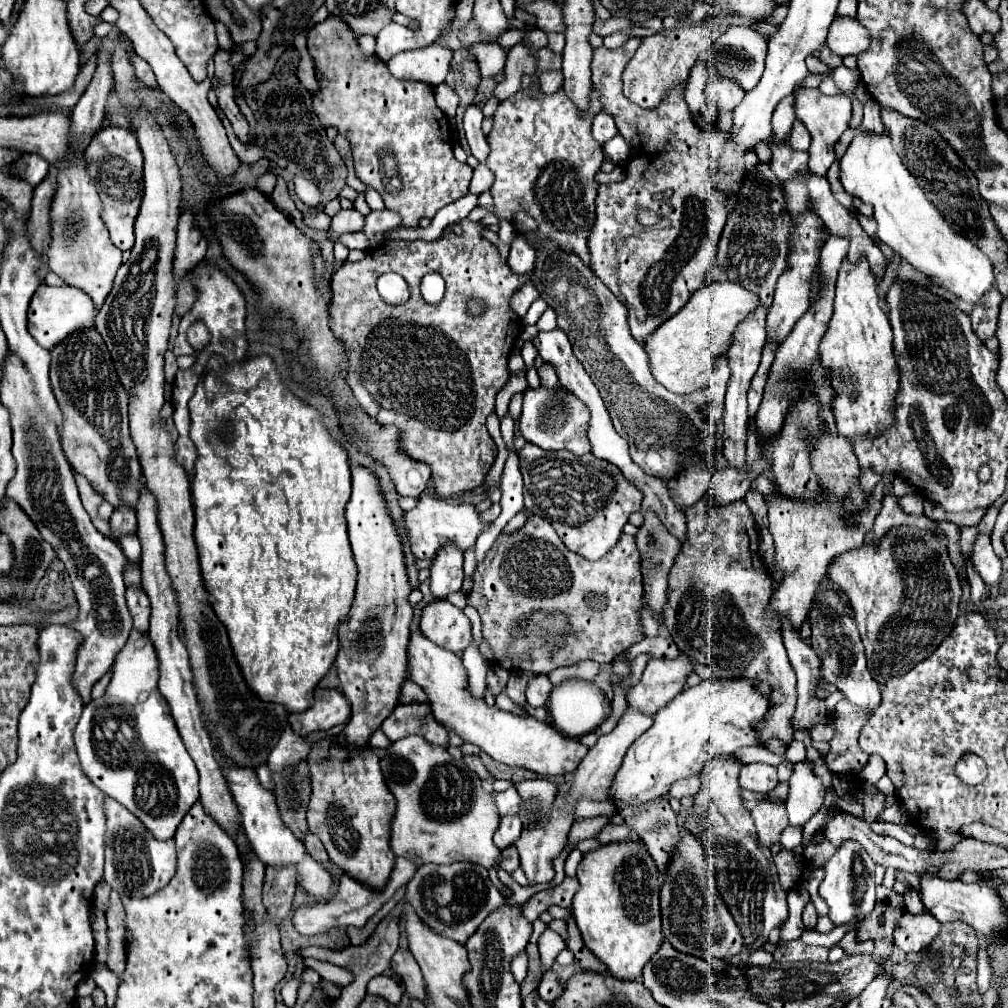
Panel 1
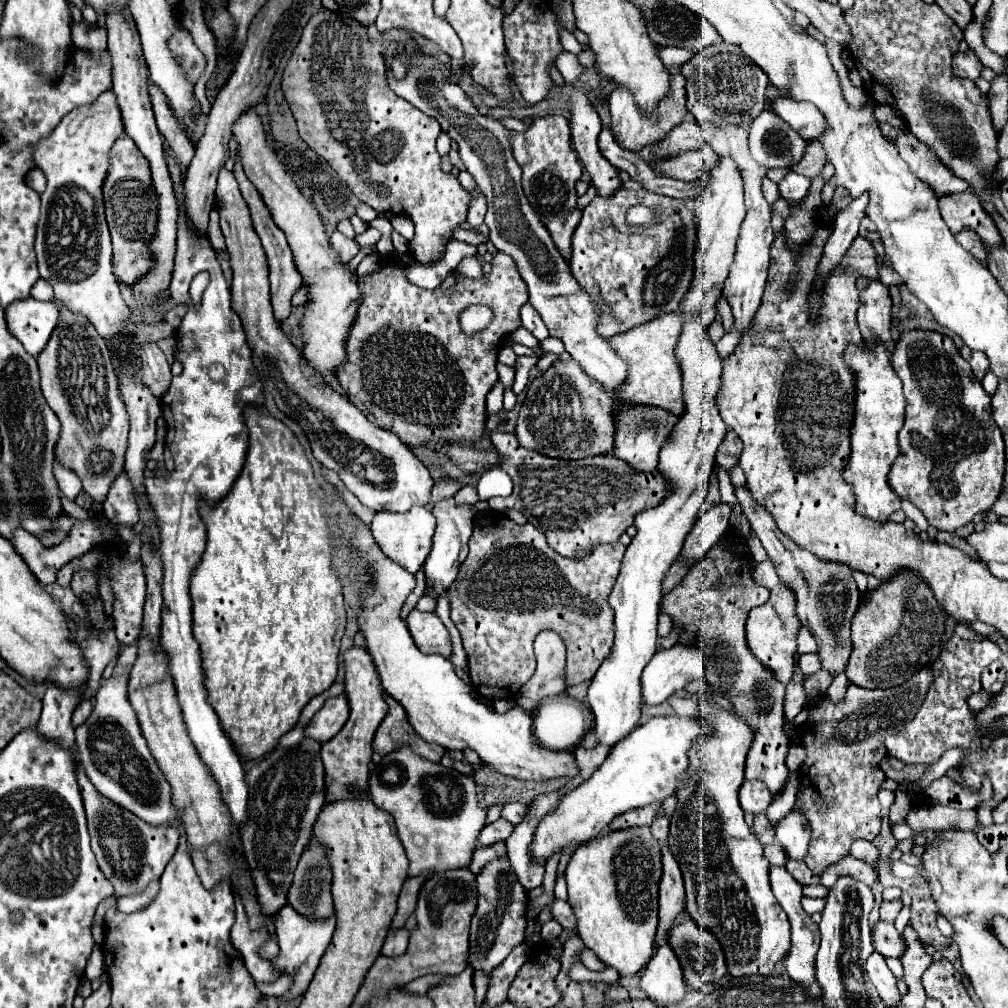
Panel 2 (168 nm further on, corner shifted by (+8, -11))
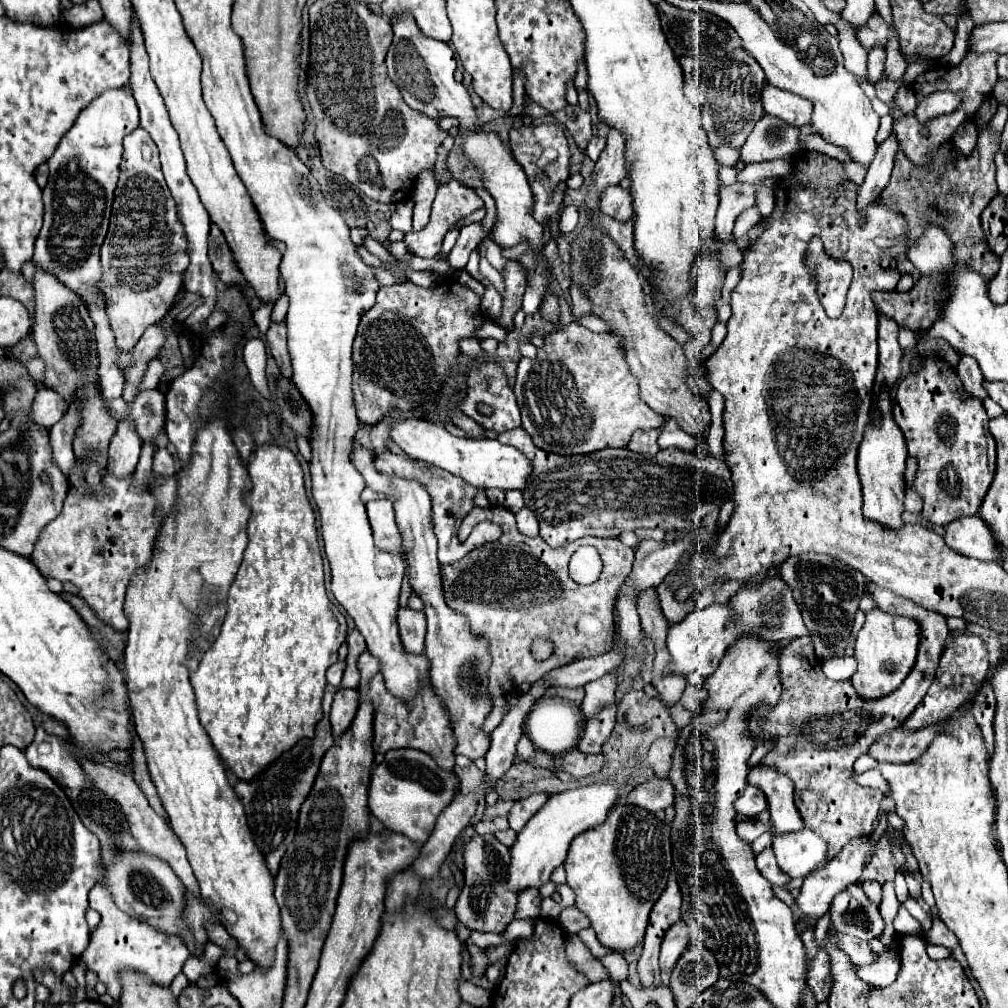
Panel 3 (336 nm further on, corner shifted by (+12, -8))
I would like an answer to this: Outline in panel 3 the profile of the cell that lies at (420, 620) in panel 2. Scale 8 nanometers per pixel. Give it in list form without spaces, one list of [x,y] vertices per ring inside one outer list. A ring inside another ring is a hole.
[[[409,607],[399,609],[397,615],[397,623],[399,623],[399,633],[405,645],[407,653],[425,653],[425,633],[427,633],[427,625],[425,625],[425,613],[423,611],[413,611]]]

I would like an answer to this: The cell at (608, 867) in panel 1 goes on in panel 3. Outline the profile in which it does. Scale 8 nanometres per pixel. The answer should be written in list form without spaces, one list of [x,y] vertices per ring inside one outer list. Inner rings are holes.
[[[619,801],[607,821],[573,839],[567,859],[567,885],[575,891],[575,907],[583,911],[603,947],[629,953],[645,937],[649,913],[671,873],[669,827],[649,811]]]

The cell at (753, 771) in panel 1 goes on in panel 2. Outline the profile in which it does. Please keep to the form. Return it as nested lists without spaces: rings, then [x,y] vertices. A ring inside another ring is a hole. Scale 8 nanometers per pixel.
[[[745,780],[739,792],[739,802],[745,812],[759,814],[767,810],[767,806],[773,802],[773,796],[767,792],[765,784],[759,784],[759,780]]]

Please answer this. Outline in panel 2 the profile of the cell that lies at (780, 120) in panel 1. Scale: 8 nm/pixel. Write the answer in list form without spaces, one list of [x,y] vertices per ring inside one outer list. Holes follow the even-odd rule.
[[[761,112],[749,126],[749,148],[765,168],[789,168],[803,158],[807,142],[791,126],[771,126],[771,112]]]

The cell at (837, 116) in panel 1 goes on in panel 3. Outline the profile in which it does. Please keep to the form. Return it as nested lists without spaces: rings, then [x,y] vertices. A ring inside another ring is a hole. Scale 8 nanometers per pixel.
[[[765,85],[761,101],[763,101],[765,113],[779,117],[793,127],[803,127],[803,125],[811,123],[813,105],[811,105],[811,101],[807,101],[799,95],[793,95],[793,93],[787,93],[783,89]]]

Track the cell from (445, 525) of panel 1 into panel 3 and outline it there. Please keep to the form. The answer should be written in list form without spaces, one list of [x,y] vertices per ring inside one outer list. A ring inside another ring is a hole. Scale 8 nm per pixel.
[[[389,499],[369,501],[367,515],[369,515],[369,523],[373,527],[375,545],[383,551],[393,551],[393,553],[399,553],[401,557],[405,557],[403,535],[397,527],[397,521],[395,521],[393,503]]]

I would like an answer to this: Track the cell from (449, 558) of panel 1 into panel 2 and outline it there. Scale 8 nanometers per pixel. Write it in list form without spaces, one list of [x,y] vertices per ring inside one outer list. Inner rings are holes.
[[[445,498],[435,504],[433,516],[437,518],[437,530],[433,536],[431,554],[425,562],[425,576],[433,582],[437,592],[445,592],[453,584],[457,570],[467,556],[467,542],[469,542],[471,528],[473,528],[473,514],[471,514],[471,506],[457,504],[455,498]]]

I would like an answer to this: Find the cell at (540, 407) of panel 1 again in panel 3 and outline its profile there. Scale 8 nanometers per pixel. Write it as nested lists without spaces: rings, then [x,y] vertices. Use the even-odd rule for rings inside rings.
[[[571,323],[545,337],[545,347],[537,351],[535,359],[521,359],[517,367],[517,383],[513,387],[517,405],[521,409],[521,427],[531,435],[533,443],[549,453],[575,455],[593,453],[605,447],[627,447],[637,429],[661,427],[665,417],[655,413],[639,397],[639,379],[627,369],[623,353],[623,339],[609,333],[593,333],[583,325]]]

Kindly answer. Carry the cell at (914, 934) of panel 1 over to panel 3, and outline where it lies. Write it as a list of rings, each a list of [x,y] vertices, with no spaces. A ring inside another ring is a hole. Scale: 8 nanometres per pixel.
[[[849,885],[831,903],[831,925],[839,933],[871,941],[885,929],[879,909],[865,897],[859,885]]]

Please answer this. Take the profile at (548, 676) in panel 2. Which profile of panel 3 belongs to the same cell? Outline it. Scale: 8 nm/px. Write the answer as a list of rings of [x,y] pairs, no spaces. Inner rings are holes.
[[[617,651],[599,655],[595,659],[583,659],[583,661],[573,661],[569,665],[561,665],[551,669],[547,675],[541,677],[541,681],[547,687],[567,687],[567,689],[575,689],[575,687],[583,687],[589,681],[595,681],[599,677],[603,677],[607,673],[607,669],[613,669],[619,663],[619,655]]]

